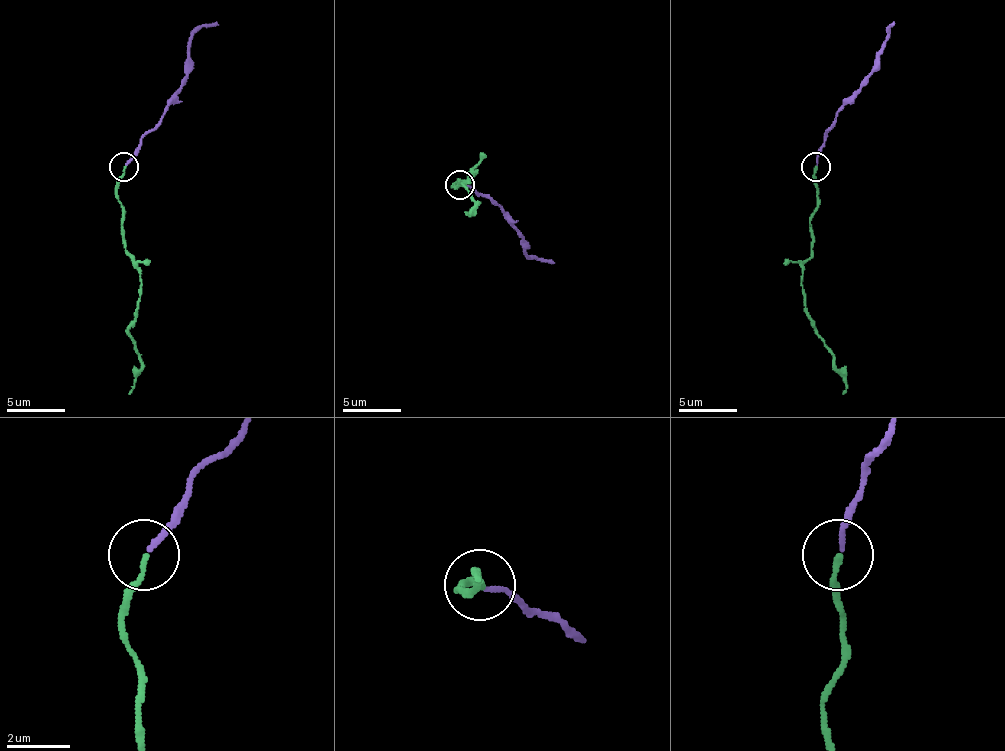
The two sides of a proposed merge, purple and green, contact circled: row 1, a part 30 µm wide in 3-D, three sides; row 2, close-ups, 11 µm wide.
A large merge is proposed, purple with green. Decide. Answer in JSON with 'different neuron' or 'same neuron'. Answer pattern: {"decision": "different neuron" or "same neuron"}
{"decision": "different neuron"}

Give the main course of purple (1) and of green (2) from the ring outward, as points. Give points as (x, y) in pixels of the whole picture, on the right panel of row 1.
1: (816, 164), (825, 132), (871, 71), (886, 37), (894, 25)
2: (816, 167), (816, 202), (810, 219), (813, 254), (802, 274), (802, 294), (813, 329), (845, 384), (842, 393)

